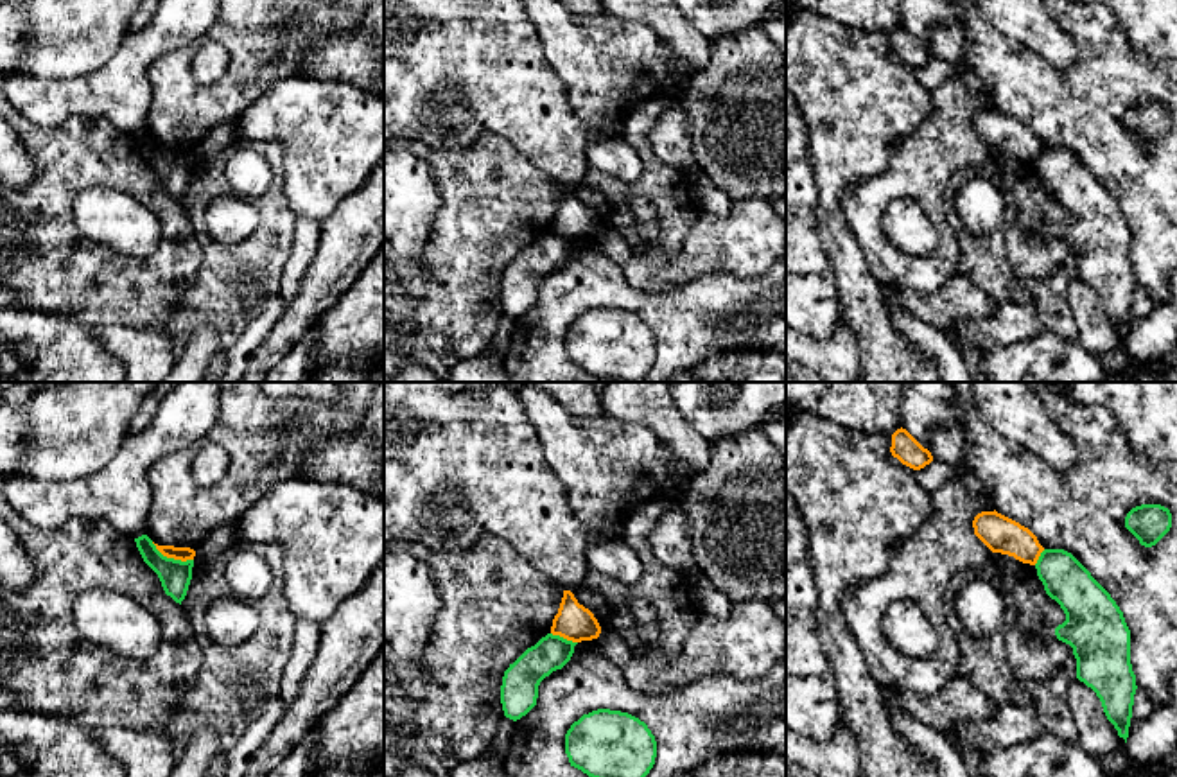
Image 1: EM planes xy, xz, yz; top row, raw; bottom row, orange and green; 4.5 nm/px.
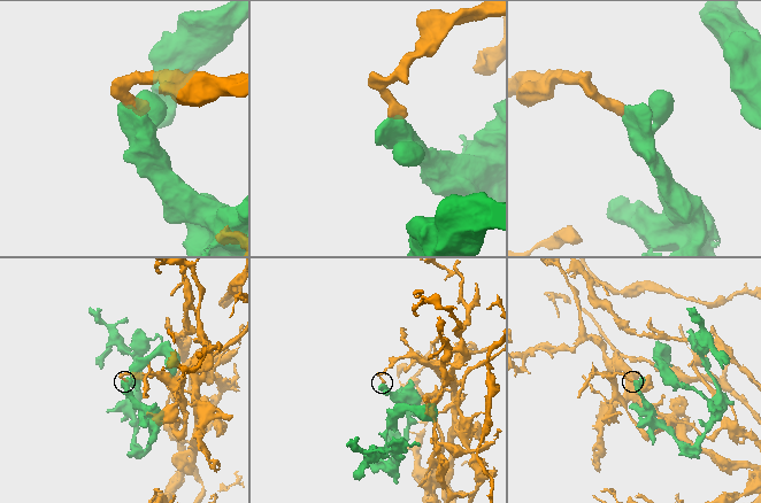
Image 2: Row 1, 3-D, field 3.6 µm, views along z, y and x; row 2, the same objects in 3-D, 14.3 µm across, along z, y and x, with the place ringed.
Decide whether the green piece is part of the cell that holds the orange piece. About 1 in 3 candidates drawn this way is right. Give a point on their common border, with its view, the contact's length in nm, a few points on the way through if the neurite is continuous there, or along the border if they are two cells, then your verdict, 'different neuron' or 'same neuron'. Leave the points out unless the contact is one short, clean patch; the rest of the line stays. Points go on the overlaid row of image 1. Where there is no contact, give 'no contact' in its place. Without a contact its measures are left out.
xy (173, 557) | 200 nm | along xy (151, 542), (167, 557), (192, 560) | different neuron

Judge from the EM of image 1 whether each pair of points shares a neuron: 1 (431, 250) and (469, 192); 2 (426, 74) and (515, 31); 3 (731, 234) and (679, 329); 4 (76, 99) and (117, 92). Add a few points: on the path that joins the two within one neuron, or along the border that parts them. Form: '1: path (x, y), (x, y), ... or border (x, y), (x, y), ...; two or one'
1: path (445, 235), (469, 212), (469, 207); one
2: path (447, 67), (469, 63), (494, 49); one
3: border (752, 275), (740, 277), (707, 271), (671, 286); two
4: path (87, 97), (106, 94); one

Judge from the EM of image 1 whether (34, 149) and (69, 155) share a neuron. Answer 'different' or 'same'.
same

